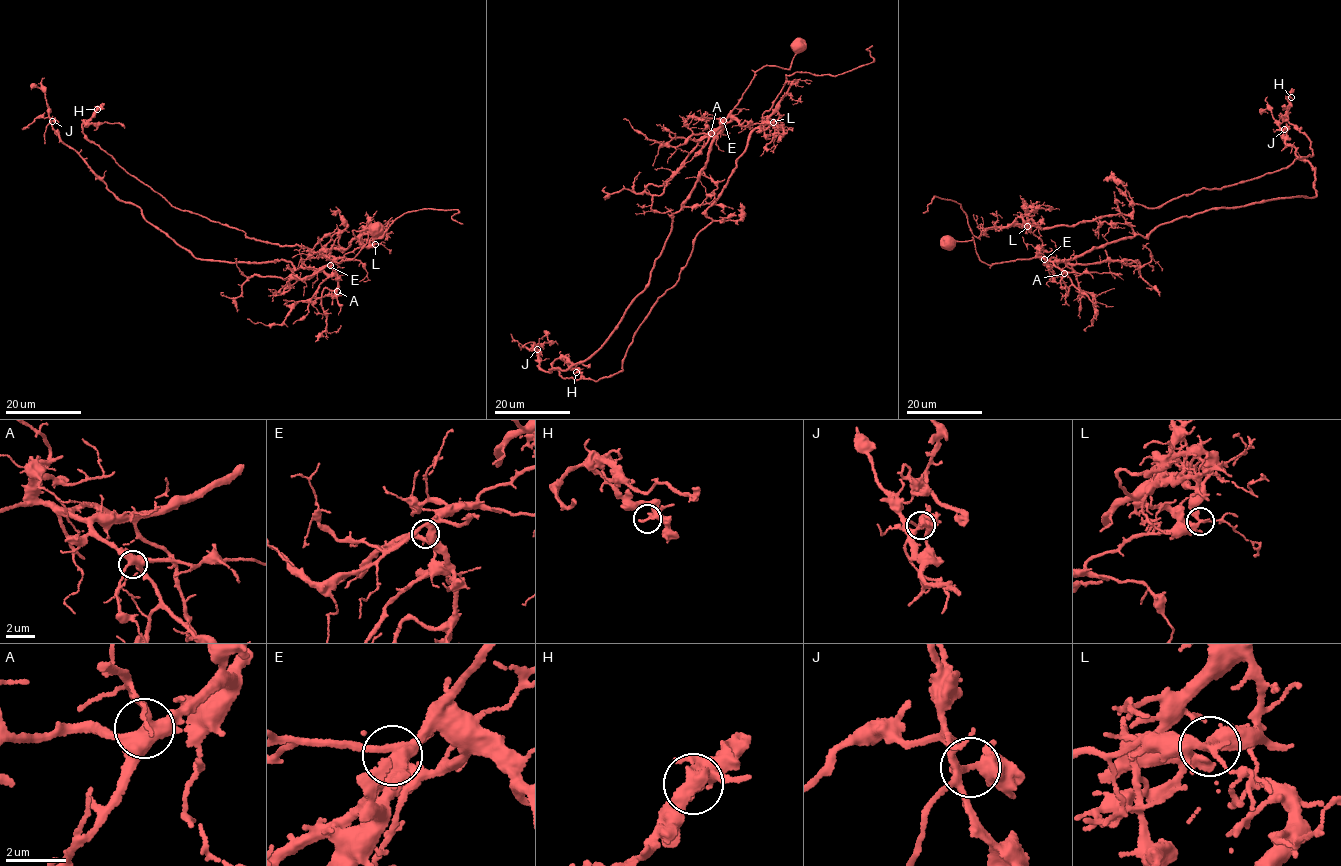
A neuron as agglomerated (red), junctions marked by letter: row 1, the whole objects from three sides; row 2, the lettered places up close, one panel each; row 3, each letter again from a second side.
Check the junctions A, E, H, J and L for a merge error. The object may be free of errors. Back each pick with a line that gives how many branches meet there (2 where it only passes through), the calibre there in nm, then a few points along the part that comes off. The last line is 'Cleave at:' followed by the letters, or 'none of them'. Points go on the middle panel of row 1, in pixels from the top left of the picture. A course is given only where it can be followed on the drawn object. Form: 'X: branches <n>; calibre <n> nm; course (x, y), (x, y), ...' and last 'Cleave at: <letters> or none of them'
L: branches 4; calibre 280 nm; course (772, 122), (776, 112), (751, 134), (623, 370), (578, 380), (552, 365), (589, 367)
Cleave at: L

